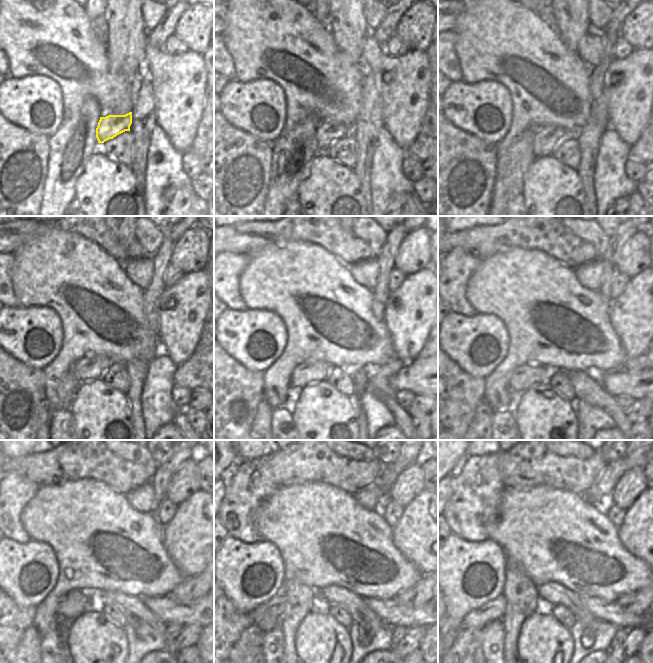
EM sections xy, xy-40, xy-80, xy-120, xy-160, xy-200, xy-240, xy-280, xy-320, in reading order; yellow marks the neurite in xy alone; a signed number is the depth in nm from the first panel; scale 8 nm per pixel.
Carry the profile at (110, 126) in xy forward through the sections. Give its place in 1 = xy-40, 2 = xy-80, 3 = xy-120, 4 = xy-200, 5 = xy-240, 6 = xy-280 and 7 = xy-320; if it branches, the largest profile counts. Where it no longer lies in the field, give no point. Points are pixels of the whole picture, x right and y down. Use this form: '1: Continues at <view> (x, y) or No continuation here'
1: Continues at xy-40 (327, 132)
2: Continues at xy-80 (546, 138)
3: Continues at xy-120 (89, 368)
4: Continues at xy-200 (524, 377)
5: Continues at xy-240 (75, 603)
6: Continues at xy-280 (275, 607)
7: Continues at xy-320 (494, 609)

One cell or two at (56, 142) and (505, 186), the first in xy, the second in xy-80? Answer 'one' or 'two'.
one

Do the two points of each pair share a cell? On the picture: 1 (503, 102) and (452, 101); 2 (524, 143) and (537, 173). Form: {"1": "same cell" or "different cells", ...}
{"1": "same cell", "2": "different cells"}

